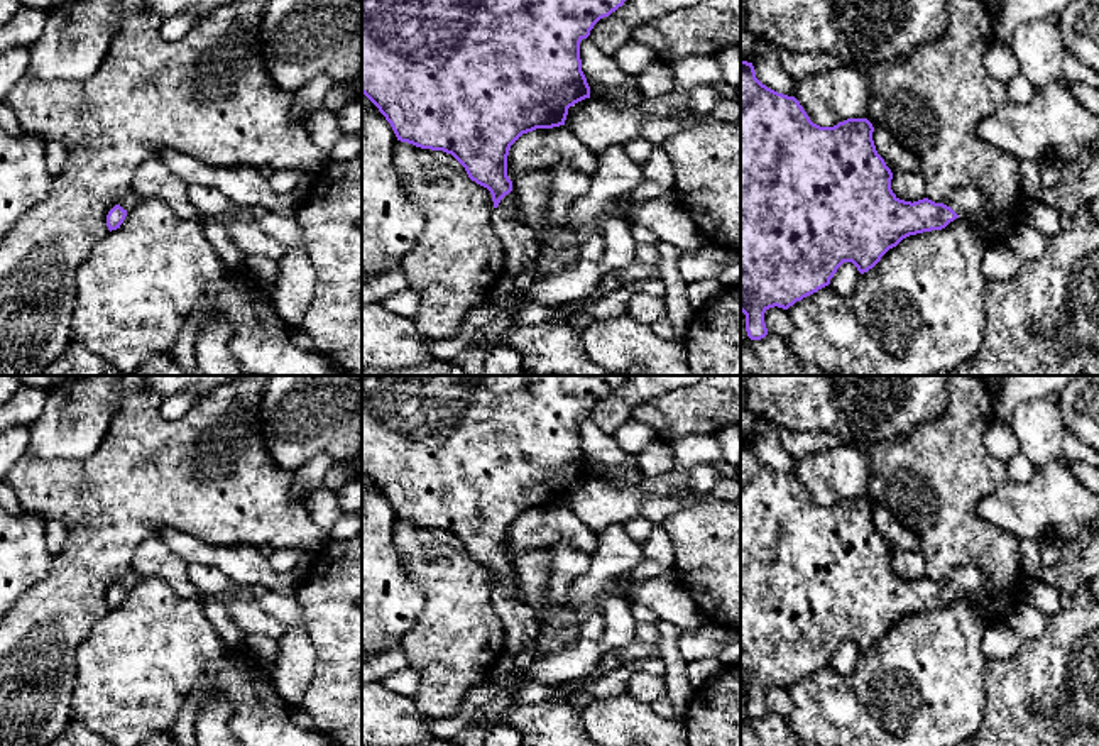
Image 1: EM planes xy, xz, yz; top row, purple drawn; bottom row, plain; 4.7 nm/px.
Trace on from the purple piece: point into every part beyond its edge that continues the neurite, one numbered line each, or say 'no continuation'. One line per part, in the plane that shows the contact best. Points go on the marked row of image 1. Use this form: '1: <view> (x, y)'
1: xz (521, 247)

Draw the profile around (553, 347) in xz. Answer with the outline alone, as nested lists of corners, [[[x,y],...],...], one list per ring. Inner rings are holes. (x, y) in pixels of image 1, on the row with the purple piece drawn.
[[[558,313],[551,321],[536,325],[512,325],[500,337],[494,338],[495,345],[514,348],[522,360],[521,376],[644,376],[632,374],[610,374],[599,367],[585,352],[582,335],[575,332],[570,323],[573,313]]]

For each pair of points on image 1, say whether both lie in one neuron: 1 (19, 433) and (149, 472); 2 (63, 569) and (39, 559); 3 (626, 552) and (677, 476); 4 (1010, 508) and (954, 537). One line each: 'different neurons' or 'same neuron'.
1: different neurons
2: different neurons
3: different neurons
4: different neurons

